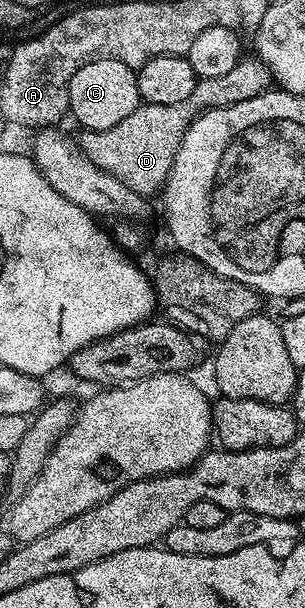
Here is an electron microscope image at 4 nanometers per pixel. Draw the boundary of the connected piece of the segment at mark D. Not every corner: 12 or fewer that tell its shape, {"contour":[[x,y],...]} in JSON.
{"contour":[[244,55],[185,102],[140,103],[77,143],[129,190],[162,193],[181,138],[211,108],[249,102],[273,77]]}

